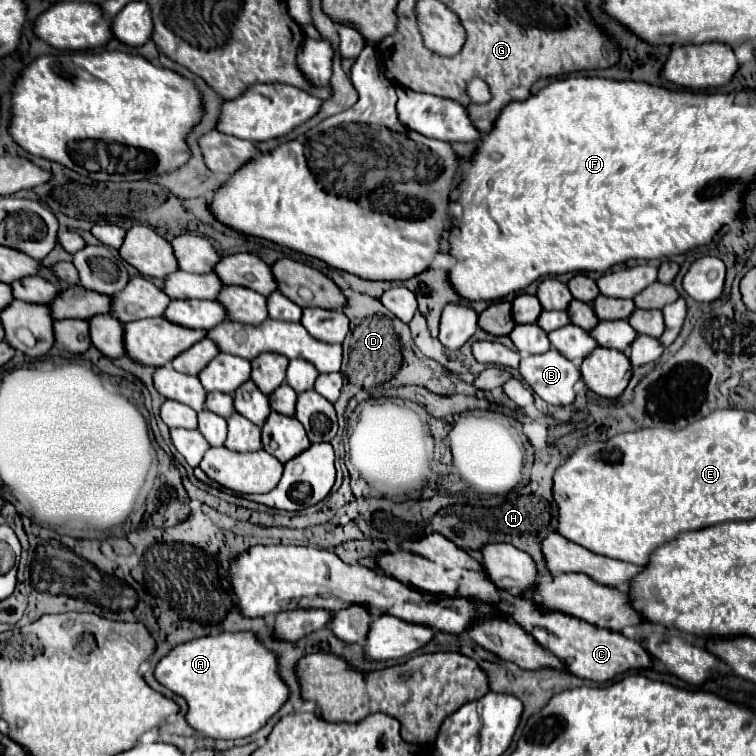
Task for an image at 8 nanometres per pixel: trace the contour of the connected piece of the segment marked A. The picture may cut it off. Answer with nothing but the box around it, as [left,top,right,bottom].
[155,632,289,740]

